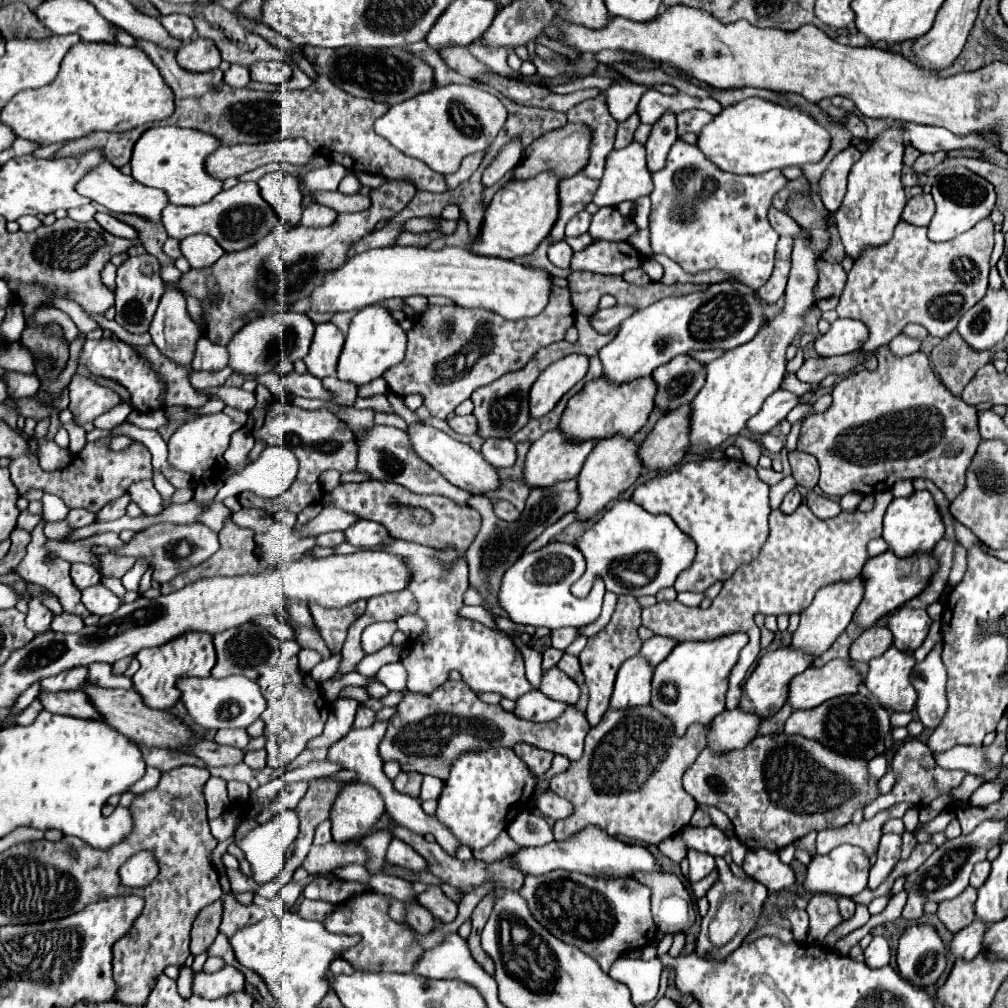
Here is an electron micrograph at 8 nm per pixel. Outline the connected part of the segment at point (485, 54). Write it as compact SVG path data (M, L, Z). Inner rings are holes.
M474 42L472 46L468 46L468 50L472 52L474 58L478 58L480 62L484 62L494 74L502 74L504 77L522 79L520 72L510 70L510 66L506 64L506 56L508 50L506 48L498 48L498 50L488 50L484 46L480 46L478 42Z

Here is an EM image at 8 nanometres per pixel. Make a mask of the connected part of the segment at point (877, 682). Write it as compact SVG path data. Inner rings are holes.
M892 646L882 656L868 662L870 668L864 676L864 684L882 706L894 712L910 712L916 704L916 690L912 690L910 684L914 664L912 654L900 652Z

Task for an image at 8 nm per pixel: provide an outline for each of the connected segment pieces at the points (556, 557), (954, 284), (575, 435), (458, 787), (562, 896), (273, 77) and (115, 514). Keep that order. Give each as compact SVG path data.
M550 542L544 548L522 554L504 574L500 586L500 606L508 612L508 616L518 624L530 626L546 626L550 630L562 626L586 626L592 624L602 610L604 598L604 582L596 578L592 590L586 598L576 598L570 592L570 586L584 574L584 554L576 550L574 544L568 542Z
M990 218L980 220L976 226L962 232L960 236L940 244L928 238L926 226L908 226L908 222L900 220L894 228L892 240L888 240L884 246L864 250L864 254L860 254L860 258L854 260L836 312L840 318L862 320L868 326L870 338L862 346L864 350L874 350L878 346L888 344L910 322L922 324L932 336L944 338L956 328L962 314L984 298L988 288L988 270L990 270L988 260L992 254L992 246L994 246L994 224Z
M650 376L638 378L636 382L622 384L614 388L604 378L588 382L576 396L568 400L568 406L560 418L560 432L568 442L586 442L586 440L604 440L616 434L632 438L648 420L654 406L656 384Z
M492 748L466 752L452 762L450 776L442 788L436 808L436 820L452 830L452 834L472 850L488 846L506 826L528 806L538 778L528 764L508 748Z
M554 870L544 876L526 876L520 894L528 902L536 922L562 942L590 954L604 972L610 970L618 954L644 948L656 938L650 914L650 890L634 878L602 880L580 872Z
M256 62L256 66L250 66L250 76L256 82L268 82L268 84L282 84L292 76L292 66L288 62Z
M124 494L122 498L118 498L116 502L110 502L108 506L104 506L98 512L98 522L108 522L108 520L118 520L126 514L126 506L132 502L130 494Z

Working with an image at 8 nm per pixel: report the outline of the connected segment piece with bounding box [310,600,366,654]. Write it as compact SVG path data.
M366 600L354 602L354 604L346 606L346 608L332 608L332 610L316 606L316 604L310 604L312 618L314 618L316 626L320 628L322 640L332 650L332 654L342 650L348 626L364 612L364 608L366 608Z

